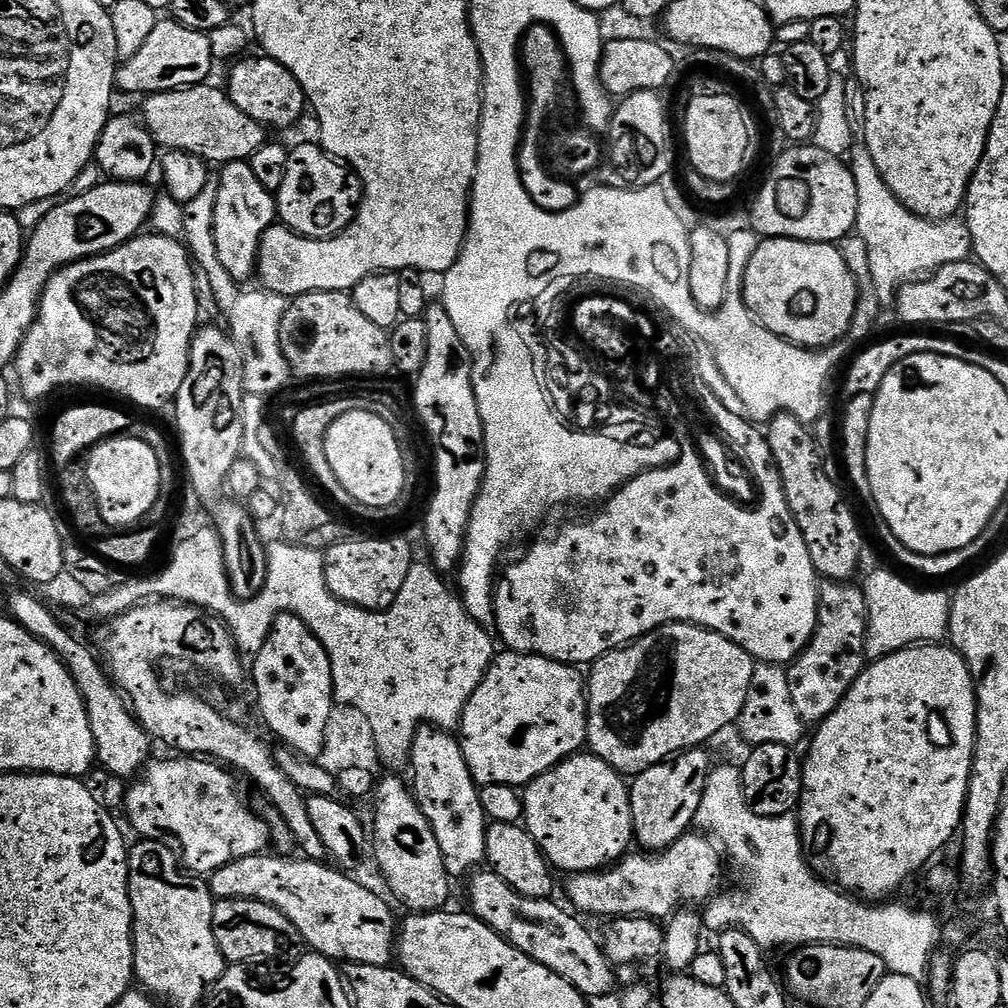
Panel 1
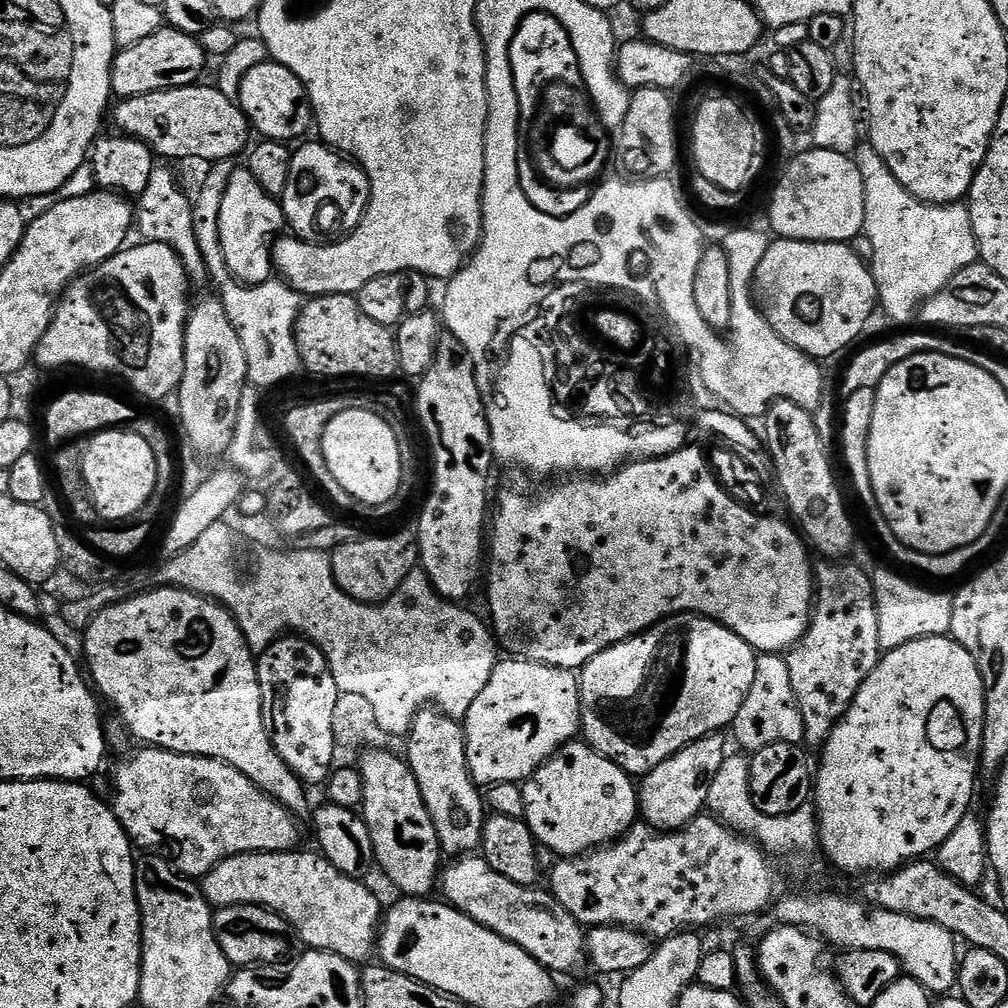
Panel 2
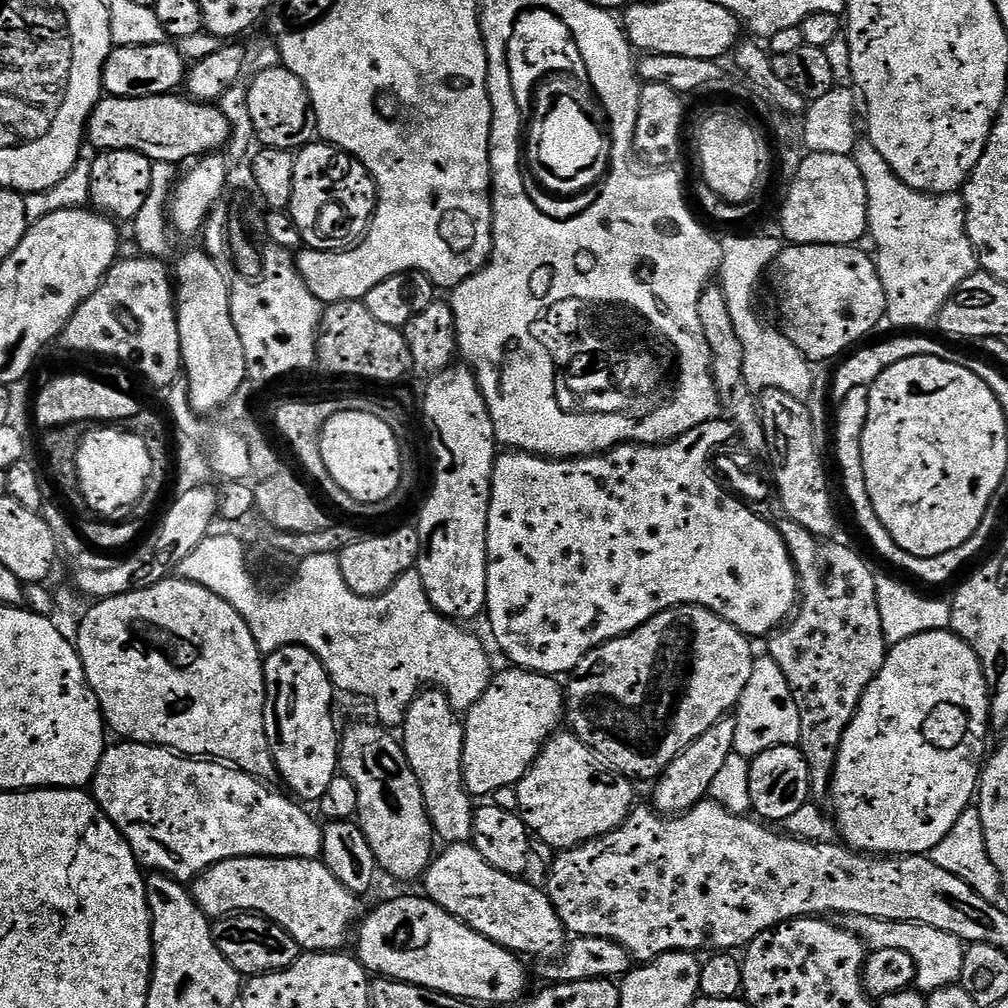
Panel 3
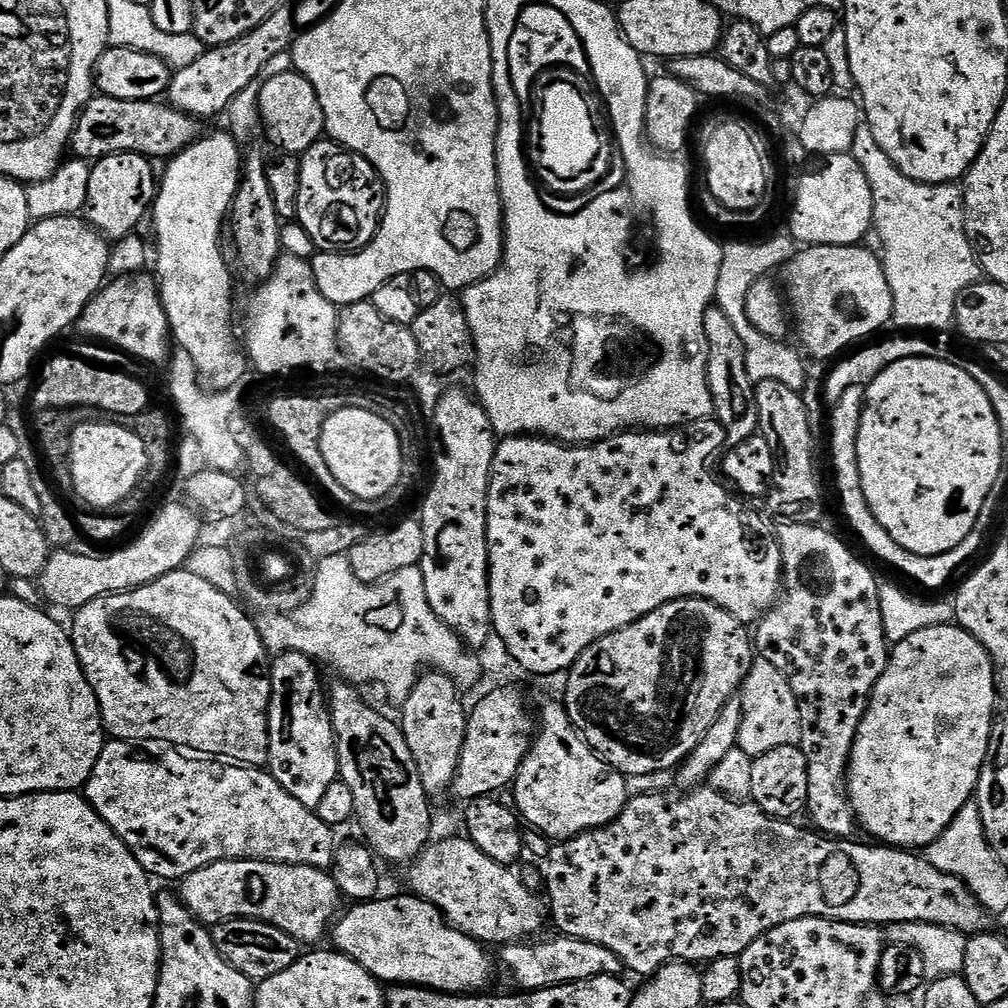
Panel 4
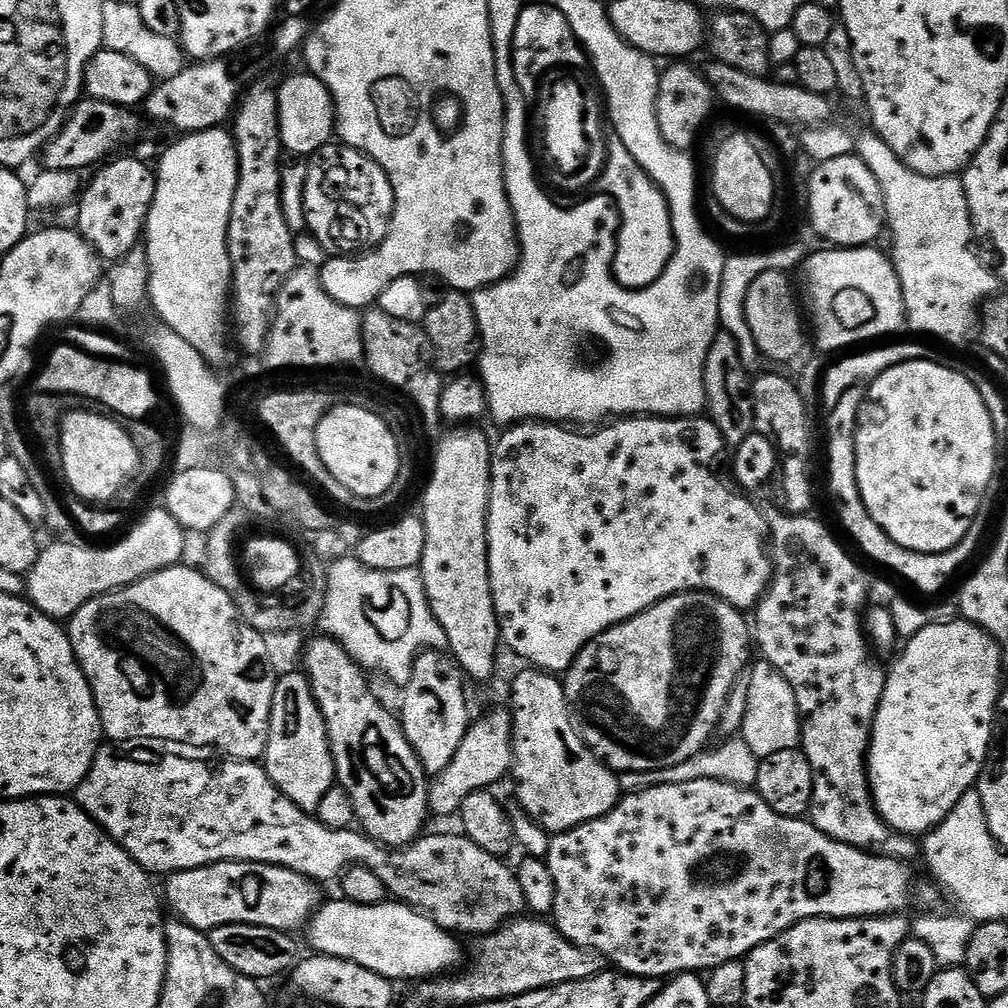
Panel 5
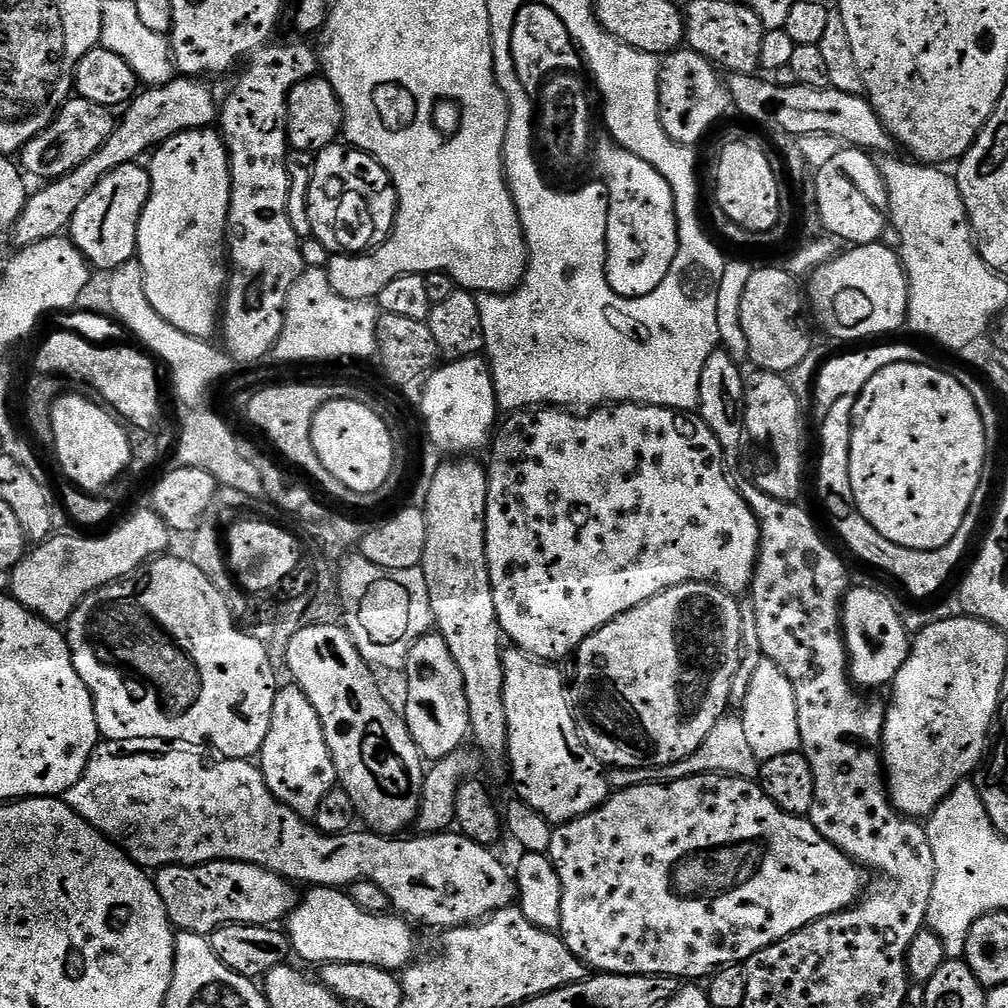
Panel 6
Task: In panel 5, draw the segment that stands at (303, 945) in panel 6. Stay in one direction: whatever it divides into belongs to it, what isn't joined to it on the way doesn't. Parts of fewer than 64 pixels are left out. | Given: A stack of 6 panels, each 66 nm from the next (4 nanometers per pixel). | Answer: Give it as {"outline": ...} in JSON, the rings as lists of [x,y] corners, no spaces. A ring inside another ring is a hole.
{"outline":[[[337,898],[329,904],[321,903],[307,925],[307,932],[313,953],[349,960],[393,982],[427,982],[461,967],[460,944],[456,941],[459,939],[435,924],[431,916],[408,904],[359,904]]]}

